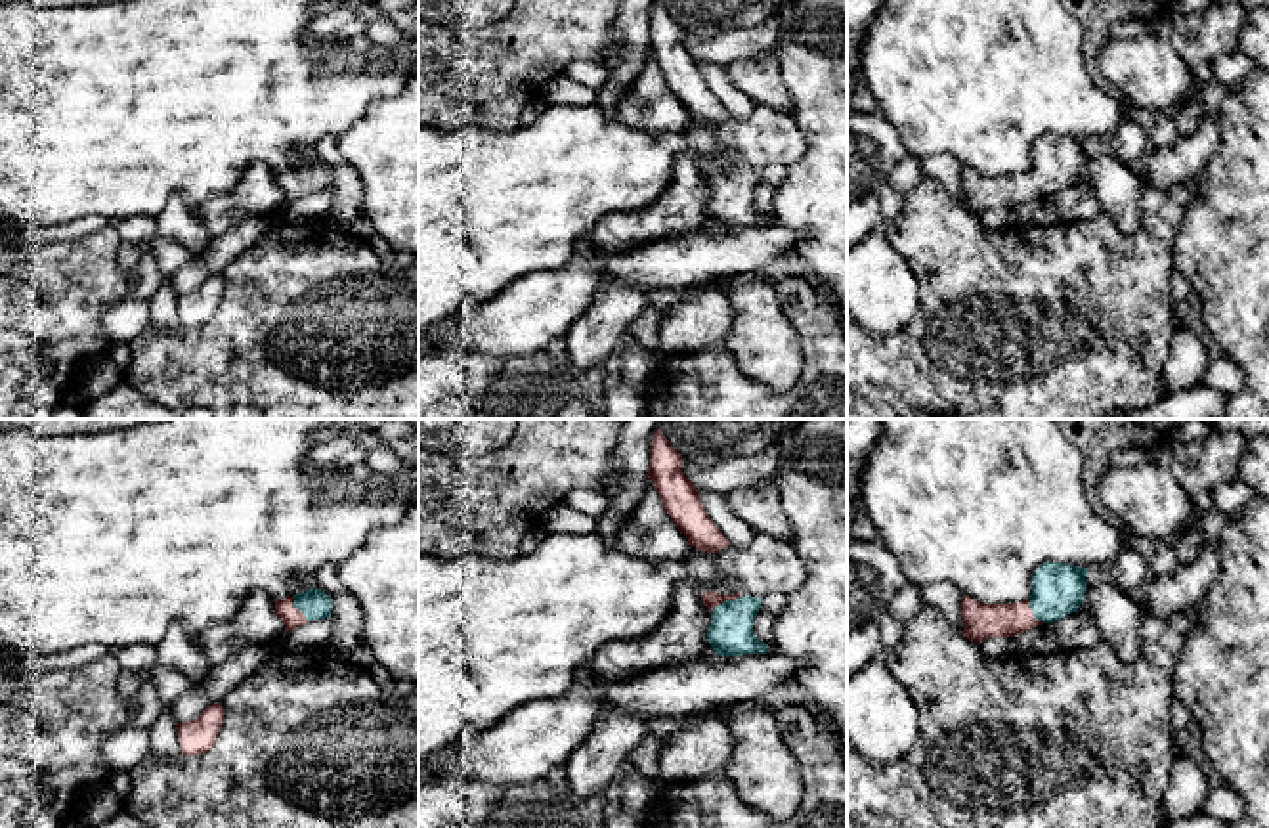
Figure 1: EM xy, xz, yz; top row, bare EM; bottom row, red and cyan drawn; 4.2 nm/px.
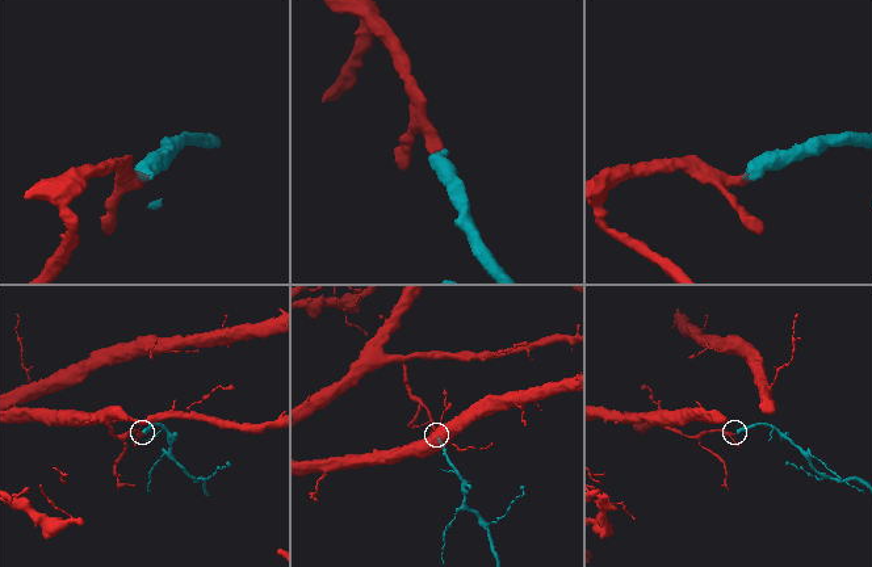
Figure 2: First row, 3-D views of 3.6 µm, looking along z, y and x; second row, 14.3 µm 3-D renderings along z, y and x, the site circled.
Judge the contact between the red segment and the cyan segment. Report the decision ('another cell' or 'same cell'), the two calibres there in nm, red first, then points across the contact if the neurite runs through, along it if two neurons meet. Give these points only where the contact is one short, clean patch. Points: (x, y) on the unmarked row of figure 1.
same cell; calibres 90 and 130 nm; way xy (293, 190), (299, 182), (316, 176)

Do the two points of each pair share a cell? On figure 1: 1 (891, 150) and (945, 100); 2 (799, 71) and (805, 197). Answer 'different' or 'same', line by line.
1: different
2: same

